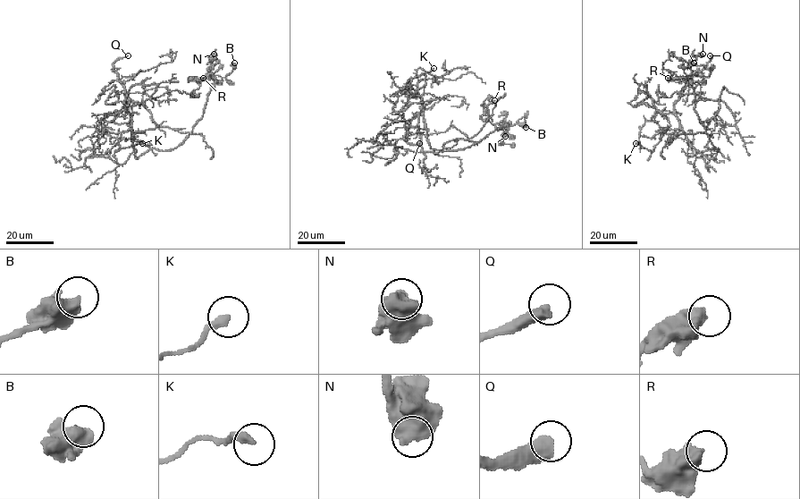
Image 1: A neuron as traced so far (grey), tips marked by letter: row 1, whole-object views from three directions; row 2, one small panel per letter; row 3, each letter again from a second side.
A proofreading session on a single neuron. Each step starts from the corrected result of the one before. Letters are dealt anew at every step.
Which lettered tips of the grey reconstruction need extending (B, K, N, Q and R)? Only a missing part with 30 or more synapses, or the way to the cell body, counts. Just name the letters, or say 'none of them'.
Q

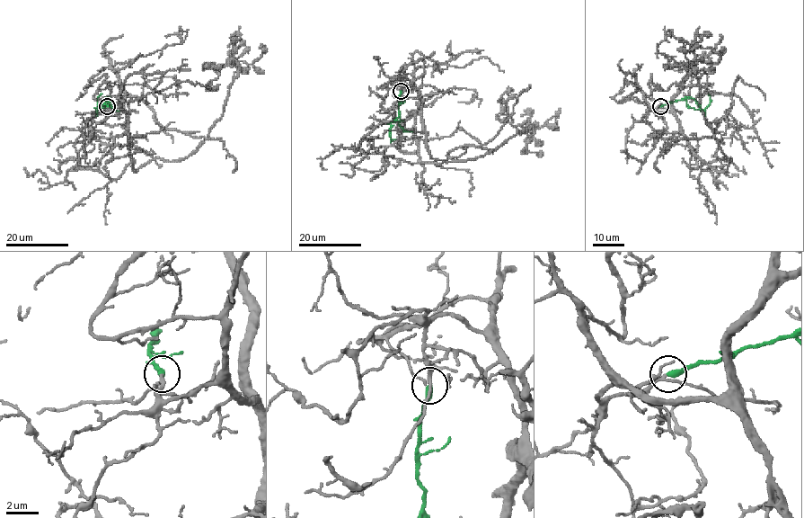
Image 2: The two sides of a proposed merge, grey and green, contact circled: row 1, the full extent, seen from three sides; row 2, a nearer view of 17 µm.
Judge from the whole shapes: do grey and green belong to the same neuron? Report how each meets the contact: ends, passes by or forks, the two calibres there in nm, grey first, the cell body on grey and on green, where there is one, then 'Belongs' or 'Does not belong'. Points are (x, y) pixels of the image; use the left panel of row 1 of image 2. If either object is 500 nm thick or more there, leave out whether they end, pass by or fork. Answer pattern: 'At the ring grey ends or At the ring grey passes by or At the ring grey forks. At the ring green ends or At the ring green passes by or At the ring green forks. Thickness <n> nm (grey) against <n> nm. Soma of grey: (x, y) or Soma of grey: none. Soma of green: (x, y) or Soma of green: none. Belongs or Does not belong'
At the ring grey passes by. At the ring green ends. Thickness 180 nm (grey) against 360 nm. Soma of grey: none. Soma of green: none. Belongs

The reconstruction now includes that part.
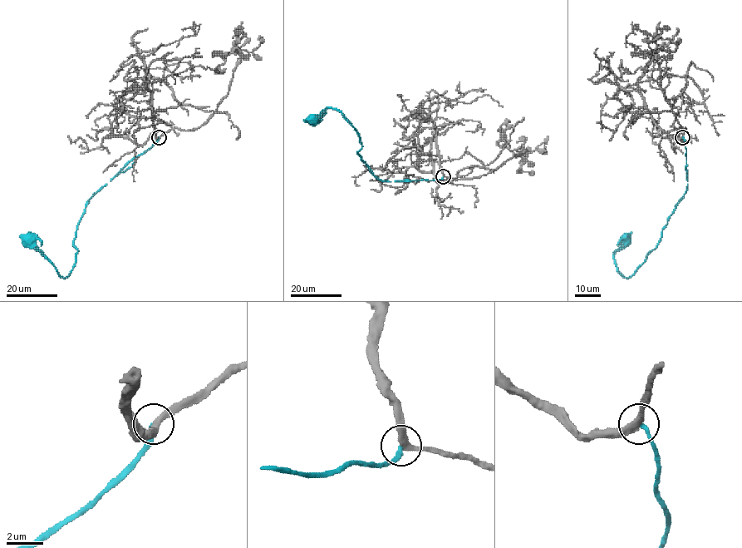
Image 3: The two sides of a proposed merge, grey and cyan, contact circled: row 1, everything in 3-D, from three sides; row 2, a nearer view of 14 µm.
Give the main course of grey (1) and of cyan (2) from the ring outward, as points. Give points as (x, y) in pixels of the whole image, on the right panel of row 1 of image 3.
1: (682, 137), (660, 128), (639, 88), (644, 74), (663, 69), (686, 86), (670, 111), (639, 113), (627, 139)
2: (682, 137), (686, 148), (686, 191), (668, 219), (657, 245), (641, 264), (625, 278), (614, 258), (625, 240)

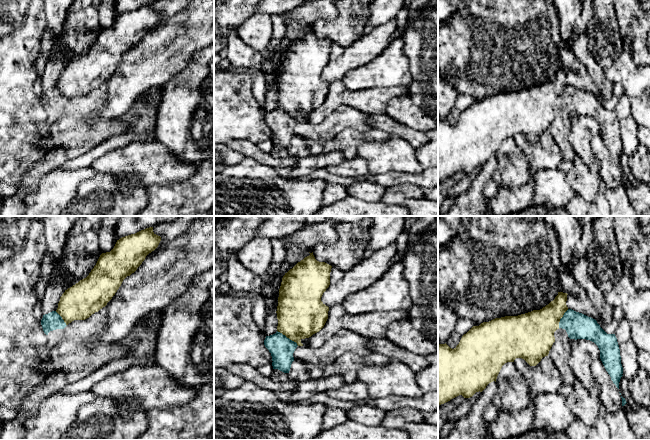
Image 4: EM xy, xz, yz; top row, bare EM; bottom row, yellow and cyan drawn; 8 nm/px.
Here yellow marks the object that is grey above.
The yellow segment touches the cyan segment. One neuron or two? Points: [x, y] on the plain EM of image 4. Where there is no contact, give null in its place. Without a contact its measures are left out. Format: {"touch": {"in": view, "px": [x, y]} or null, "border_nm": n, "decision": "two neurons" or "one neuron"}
{"touch": {"in": "xz", "px": [288, 113]}, "border_nm": 220, "decision": "one neuron"}

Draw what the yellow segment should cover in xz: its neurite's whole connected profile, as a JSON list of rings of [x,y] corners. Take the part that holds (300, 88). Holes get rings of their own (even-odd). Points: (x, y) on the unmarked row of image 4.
[[[312,28],[283,52],[276,87],[277,108],[266,112],[264,116],[264,121],[272,132],[273,145],[289,149],[295,125],[303,122],[301,116],[311,113],[324,103],[329,83],[321,77],[321,73],[330,61],[331,44],[331,41],[317,37]]]

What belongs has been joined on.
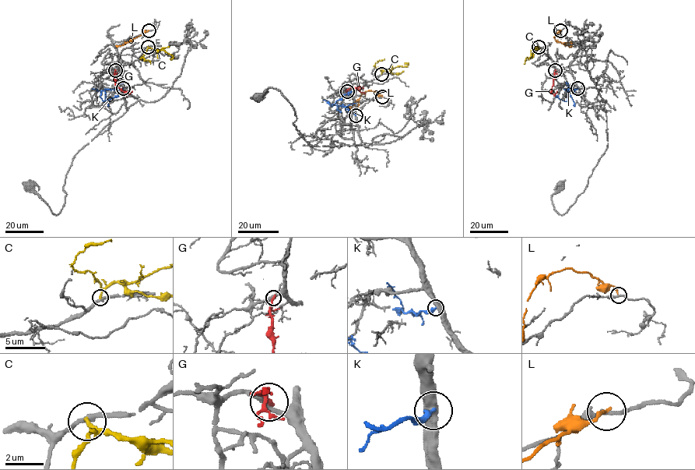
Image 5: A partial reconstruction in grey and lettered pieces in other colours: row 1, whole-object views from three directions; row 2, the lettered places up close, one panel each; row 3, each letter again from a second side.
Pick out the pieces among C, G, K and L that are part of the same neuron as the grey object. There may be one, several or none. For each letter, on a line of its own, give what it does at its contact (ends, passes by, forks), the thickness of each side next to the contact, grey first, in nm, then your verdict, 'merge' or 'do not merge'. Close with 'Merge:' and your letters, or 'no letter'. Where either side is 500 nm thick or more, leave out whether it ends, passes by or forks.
C: it ends there; 240 nm thick on the grey side, 240 nm on the other; do not merge
G: it ends there; 240 nm thick on the grey side, 260 nm on the other; do not merge
K: 500 nm thick on the grey side, 280 nm on the other; do not merge
L: it ends there; 190 nm thick on the grey side, 170 nm on the other; do not merge
Merge: no letter

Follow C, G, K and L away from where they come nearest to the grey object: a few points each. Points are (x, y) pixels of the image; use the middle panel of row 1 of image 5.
C: (381, 74), (385, 70), (407, 66), (404, 63)
G: (347, 91), (356, 86), (365, 93)
K: (356, 114), (345, 107), (332, 104), (352, 90)
L: (382, 97), (374, 91), (366, 90), (348, 109)

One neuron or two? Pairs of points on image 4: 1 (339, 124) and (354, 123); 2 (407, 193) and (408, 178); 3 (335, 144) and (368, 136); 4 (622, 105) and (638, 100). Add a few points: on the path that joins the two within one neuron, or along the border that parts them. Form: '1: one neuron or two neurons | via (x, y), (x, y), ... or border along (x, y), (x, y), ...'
1: one neuron | via (343, 123), (350, 123)
2: two neurons | border along (421, 187), (410, 184), (396, 184), (385, 188)
3: one neuron | via (343, 142), (360, 137)
4: two neurons | border along (624, 93), (629, 102), (630, 115), (637, 124)

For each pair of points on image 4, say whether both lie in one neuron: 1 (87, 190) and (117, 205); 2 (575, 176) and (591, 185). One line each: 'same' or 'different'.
1: same
2: same

